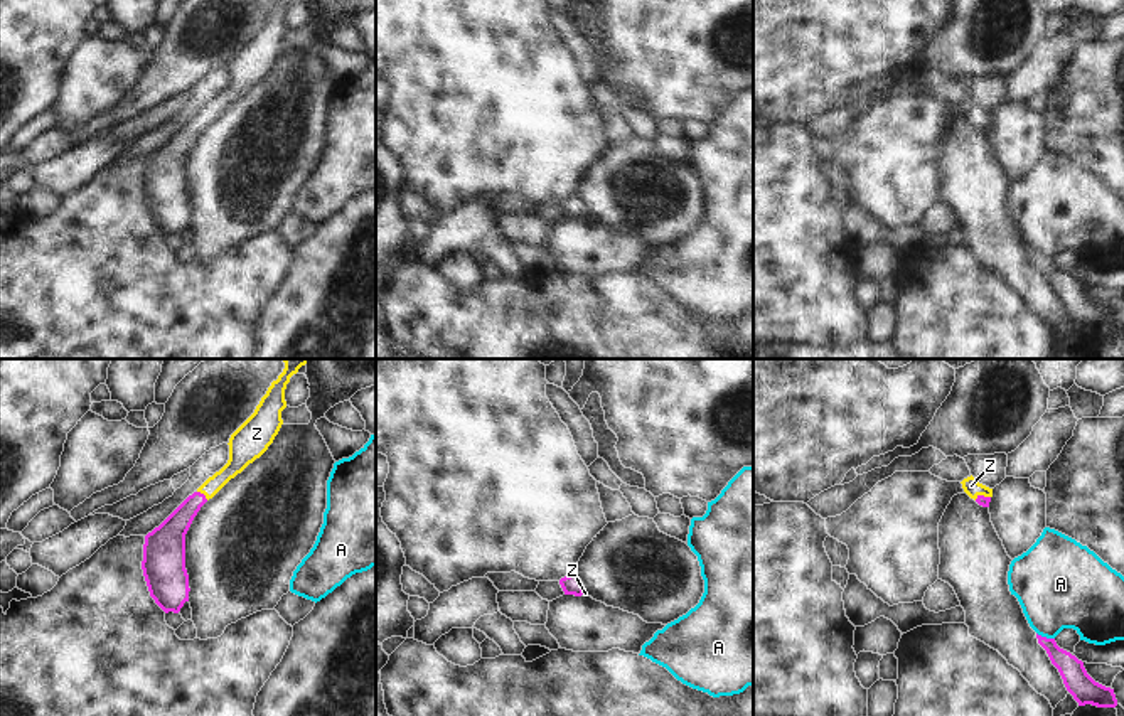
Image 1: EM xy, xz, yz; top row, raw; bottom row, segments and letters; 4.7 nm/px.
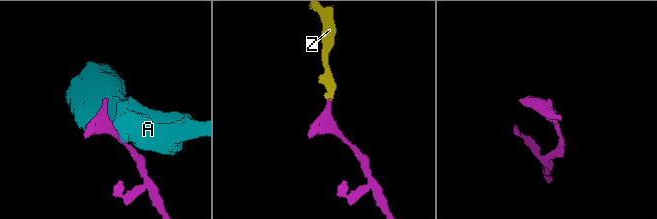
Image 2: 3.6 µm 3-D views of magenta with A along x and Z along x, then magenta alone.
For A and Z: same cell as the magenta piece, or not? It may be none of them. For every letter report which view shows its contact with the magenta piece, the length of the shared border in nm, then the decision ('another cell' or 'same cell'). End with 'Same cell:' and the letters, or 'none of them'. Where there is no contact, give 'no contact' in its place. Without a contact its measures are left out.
A: contact in yz; length 90 nm; another cell
Z: contact in xy; length 70 nm; same cell
Same cell: Z

